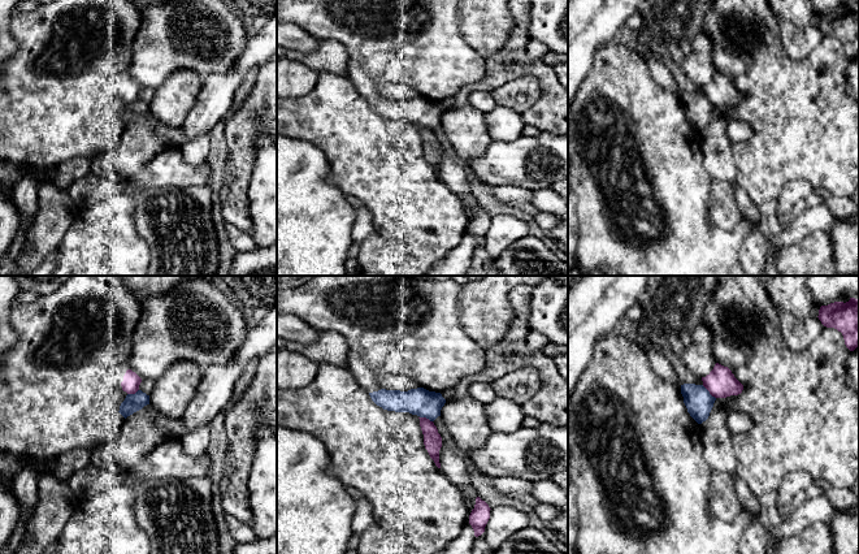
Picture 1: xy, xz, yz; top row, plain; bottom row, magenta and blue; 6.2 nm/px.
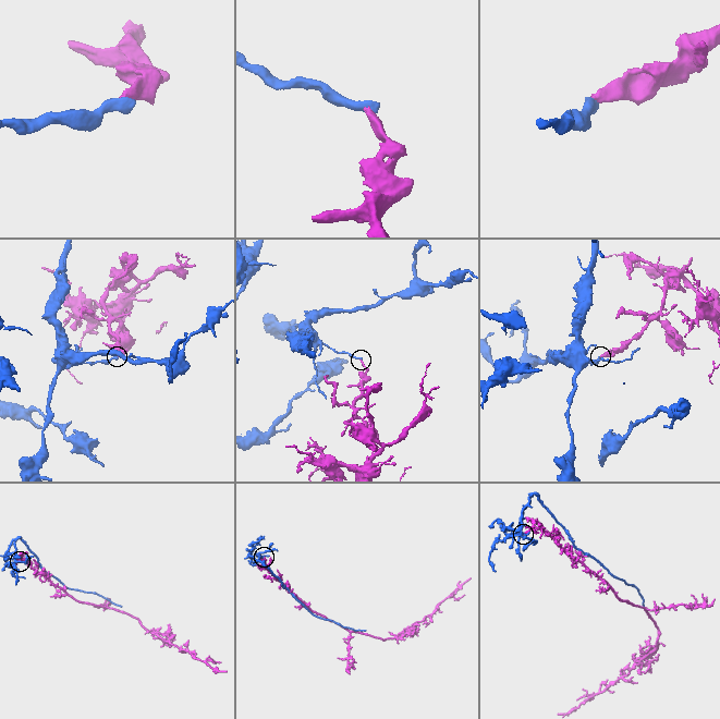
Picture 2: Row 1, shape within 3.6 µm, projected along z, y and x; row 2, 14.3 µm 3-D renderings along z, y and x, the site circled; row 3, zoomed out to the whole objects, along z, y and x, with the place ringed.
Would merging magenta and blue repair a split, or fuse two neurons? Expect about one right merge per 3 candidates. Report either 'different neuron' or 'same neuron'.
different neuron

